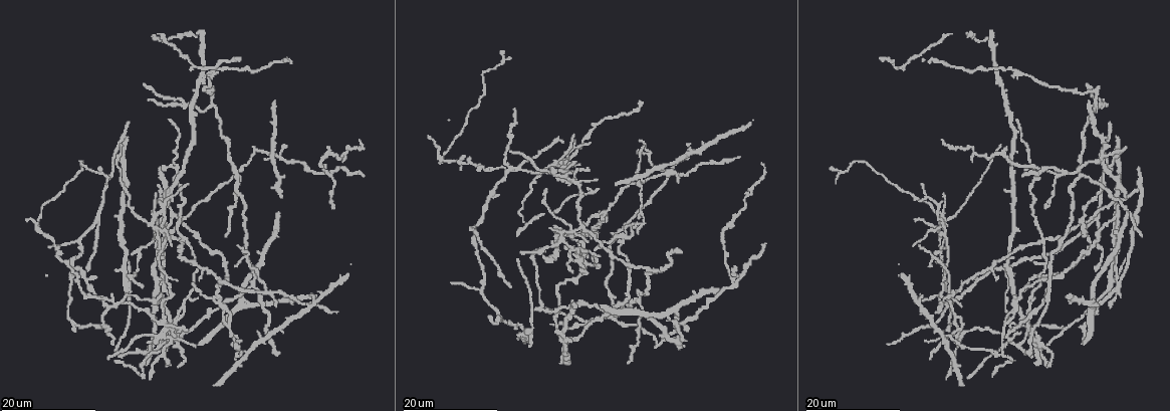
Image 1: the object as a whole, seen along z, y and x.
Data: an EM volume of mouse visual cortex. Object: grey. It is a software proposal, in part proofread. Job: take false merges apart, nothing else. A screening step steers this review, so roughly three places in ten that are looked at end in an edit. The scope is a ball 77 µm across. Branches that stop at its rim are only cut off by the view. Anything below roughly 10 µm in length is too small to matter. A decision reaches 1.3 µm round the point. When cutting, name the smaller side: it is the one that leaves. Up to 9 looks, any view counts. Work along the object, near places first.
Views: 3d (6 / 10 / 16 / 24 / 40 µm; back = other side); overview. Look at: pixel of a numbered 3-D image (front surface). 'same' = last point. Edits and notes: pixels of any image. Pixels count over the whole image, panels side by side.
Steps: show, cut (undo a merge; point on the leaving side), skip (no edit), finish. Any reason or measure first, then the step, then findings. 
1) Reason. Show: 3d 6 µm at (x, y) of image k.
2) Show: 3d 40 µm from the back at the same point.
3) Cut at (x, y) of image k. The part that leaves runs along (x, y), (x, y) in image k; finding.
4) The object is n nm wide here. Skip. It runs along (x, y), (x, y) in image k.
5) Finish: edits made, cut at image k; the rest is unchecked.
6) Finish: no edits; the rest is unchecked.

Small branch off a trunk. Show: 3d 24 µm at (169, 339) of image 1.

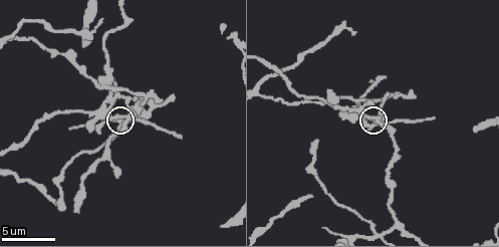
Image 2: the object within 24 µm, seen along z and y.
Show: 3d 6 µm at (123, 121) of image 2.

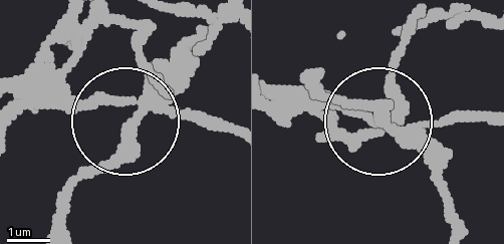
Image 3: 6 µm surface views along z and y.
Cut at (95, 102) of image 3. The part that leaves runs along (155, 104), (93, 104), (75, 94), (71, 18) in image 3; a second cell is stuck on.

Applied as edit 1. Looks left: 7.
Show: overview.

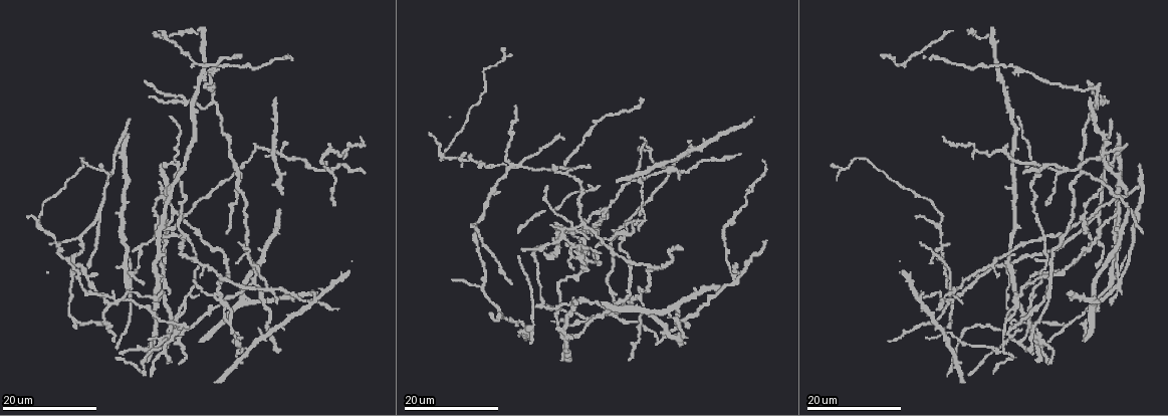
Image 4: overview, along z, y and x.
Four or more arms meet. Show: 3d 16 µm at (572, 227) of image 4.

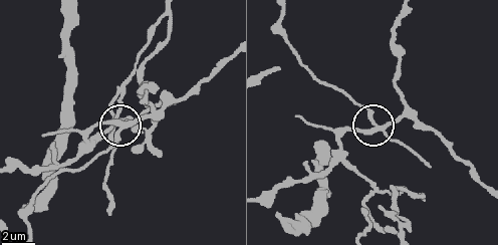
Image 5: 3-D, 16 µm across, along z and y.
Zoom in. Show: 3d 10 µm at (124, 123) of image 5.

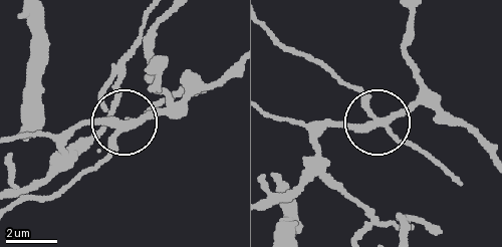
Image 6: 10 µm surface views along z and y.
The object is 240 nm wide here. Cut at (111, 147) of image 6. The part that leaves runs along (128, 130), (58, 190), (19, 201) in image 6; two cells meet here.

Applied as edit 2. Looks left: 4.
Two arms at a narrow angle. Show: 3d 24 µm at (114, 302) of image 4.

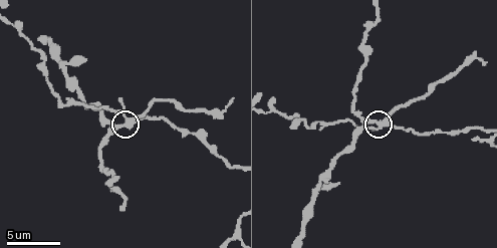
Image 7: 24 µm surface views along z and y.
Show: 3d 10 µm at (381, 127) of image 7.

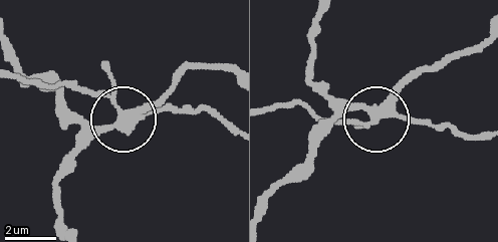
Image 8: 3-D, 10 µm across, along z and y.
The object is 320 nm wide here. Cut at (173, 112) of image 8. A second cell is stuck on.

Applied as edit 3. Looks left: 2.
Three-way junction. Show: 3d 24 µm at (670, 166) of image 4.

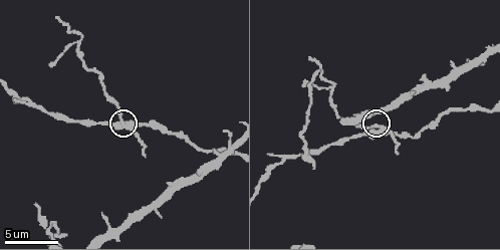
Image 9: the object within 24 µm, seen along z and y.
Show: 3d 6 µm at (124, 126) of image 9.

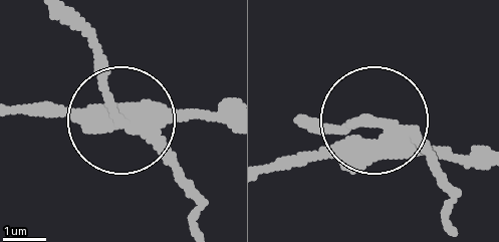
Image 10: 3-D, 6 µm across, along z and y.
3 arms meet here. Cut at (105, 72) of image 10. The part that leaves runs along (142, 129), (109, 96), (98, 42), (70, 10) in image 10; a second cell is stuck on.

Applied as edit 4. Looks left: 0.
Finish: edits made, cut at image 3, cut at image 6, cut at image 8, cut at image 10; the rest is unchecked.

